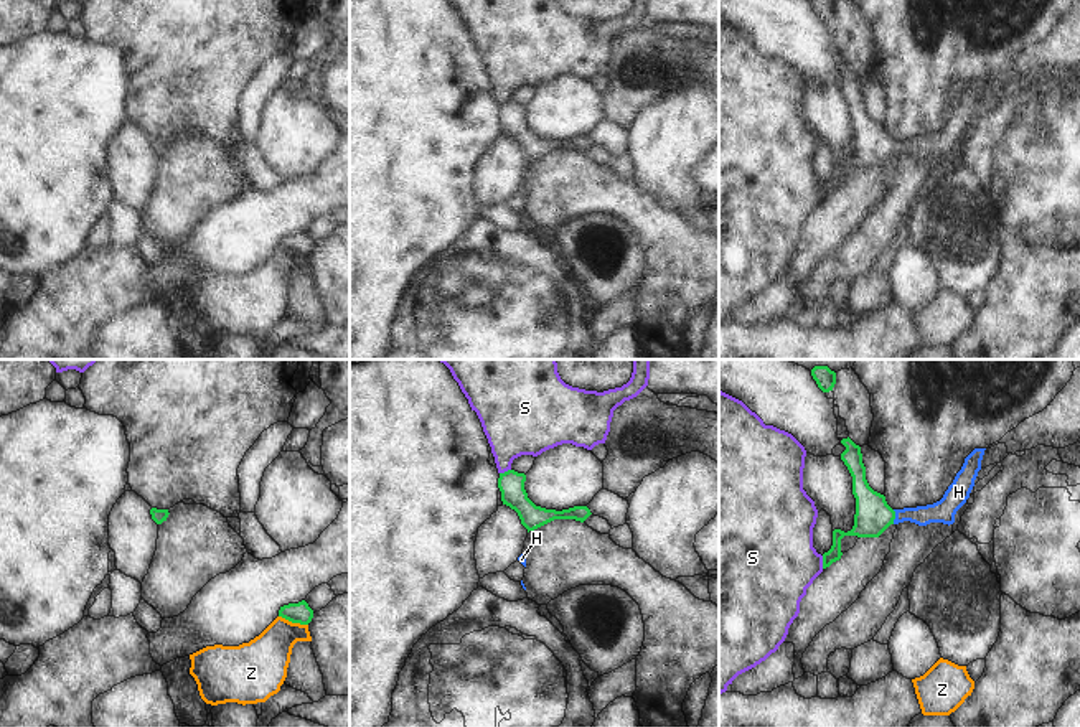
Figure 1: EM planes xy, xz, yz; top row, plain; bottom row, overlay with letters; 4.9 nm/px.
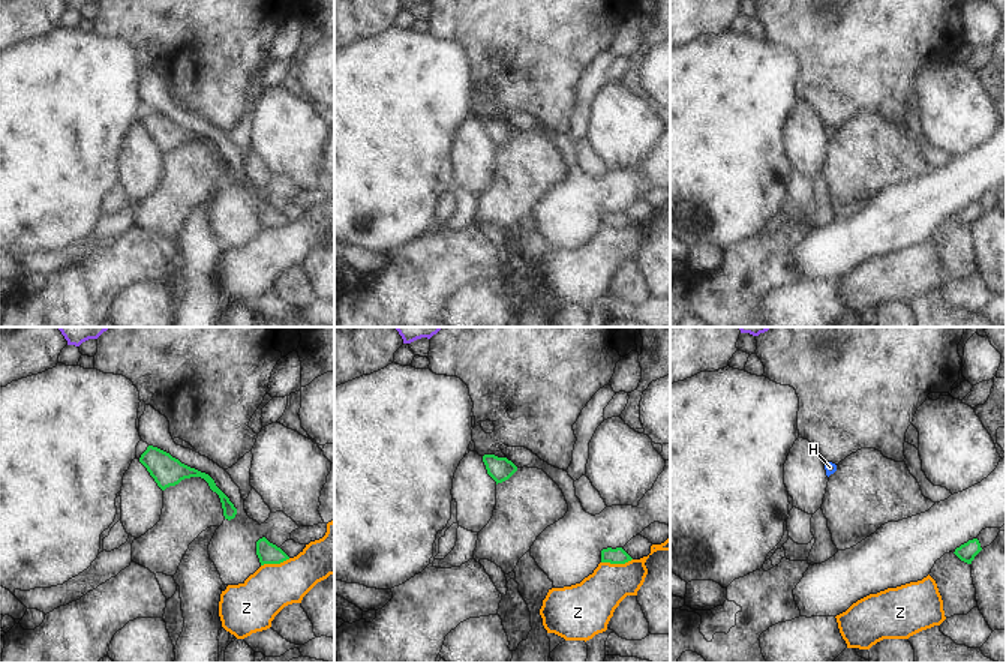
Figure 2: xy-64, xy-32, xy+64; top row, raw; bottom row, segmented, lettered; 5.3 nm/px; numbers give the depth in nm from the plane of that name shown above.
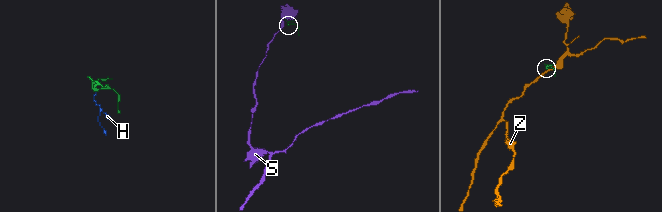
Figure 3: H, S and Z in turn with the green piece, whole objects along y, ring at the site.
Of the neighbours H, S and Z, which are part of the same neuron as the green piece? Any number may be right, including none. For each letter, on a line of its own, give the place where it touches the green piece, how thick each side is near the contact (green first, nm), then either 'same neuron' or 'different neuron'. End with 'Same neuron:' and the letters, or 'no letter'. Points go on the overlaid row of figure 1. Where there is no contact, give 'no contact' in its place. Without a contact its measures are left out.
H: yz (894, 516) | 180/110 nm | same neuron
S: yz (823, 562) | 90/420 nm | different neuron
Z: xy (294, 622) | 100/240 nm | different neuron
Same neuron: H

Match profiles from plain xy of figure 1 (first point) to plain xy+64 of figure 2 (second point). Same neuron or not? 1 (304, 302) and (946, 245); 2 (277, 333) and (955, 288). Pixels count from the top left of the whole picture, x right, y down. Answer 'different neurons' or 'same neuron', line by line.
1: same neuron
2: same neuron

